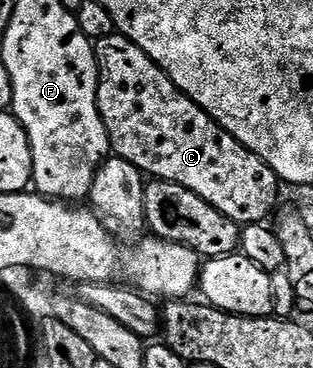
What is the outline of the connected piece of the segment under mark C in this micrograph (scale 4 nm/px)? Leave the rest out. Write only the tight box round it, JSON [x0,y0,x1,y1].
[94,33,280,225]

